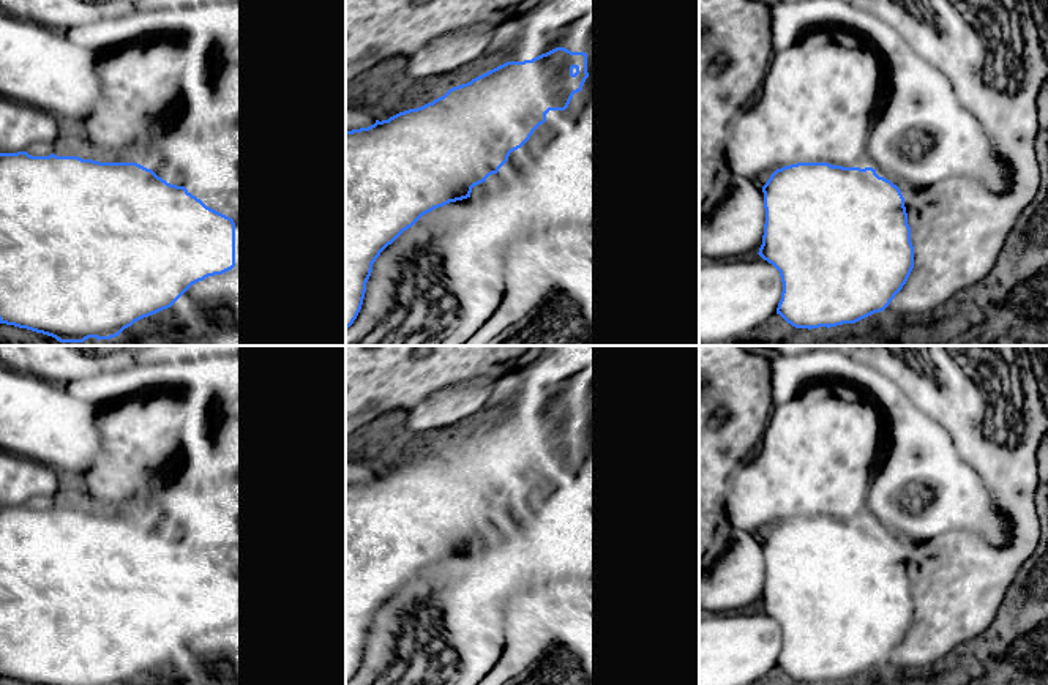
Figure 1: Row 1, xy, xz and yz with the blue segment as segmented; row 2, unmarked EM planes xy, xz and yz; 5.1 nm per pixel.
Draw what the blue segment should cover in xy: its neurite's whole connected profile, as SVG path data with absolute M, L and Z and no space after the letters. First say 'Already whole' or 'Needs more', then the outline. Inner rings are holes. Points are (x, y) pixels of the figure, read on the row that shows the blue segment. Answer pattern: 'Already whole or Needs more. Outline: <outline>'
Already whole. Outline: M27 152L0 153L0 324L27 328L60 342L88 338L110 339L134 322L170 308L193 284L235 267L235 223L207 207L185 186L170 185L137 163L99 163L79 156L32 156Z

